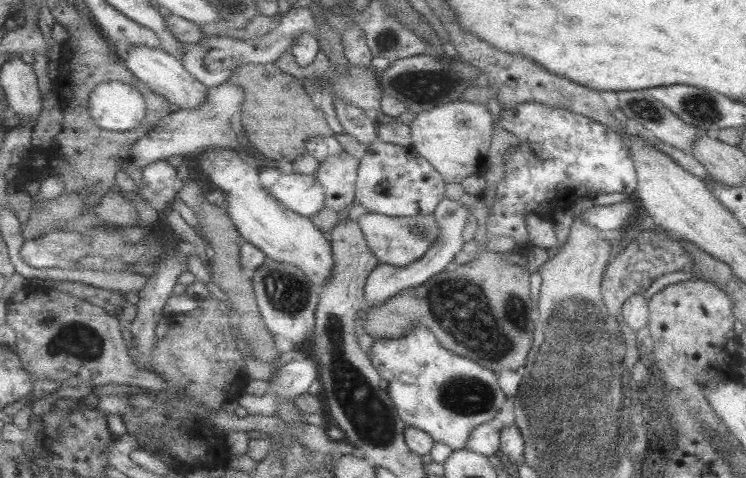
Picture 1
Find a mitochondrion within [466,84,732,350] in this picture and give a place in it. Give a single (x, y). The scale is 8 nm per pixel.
(703, 109)

